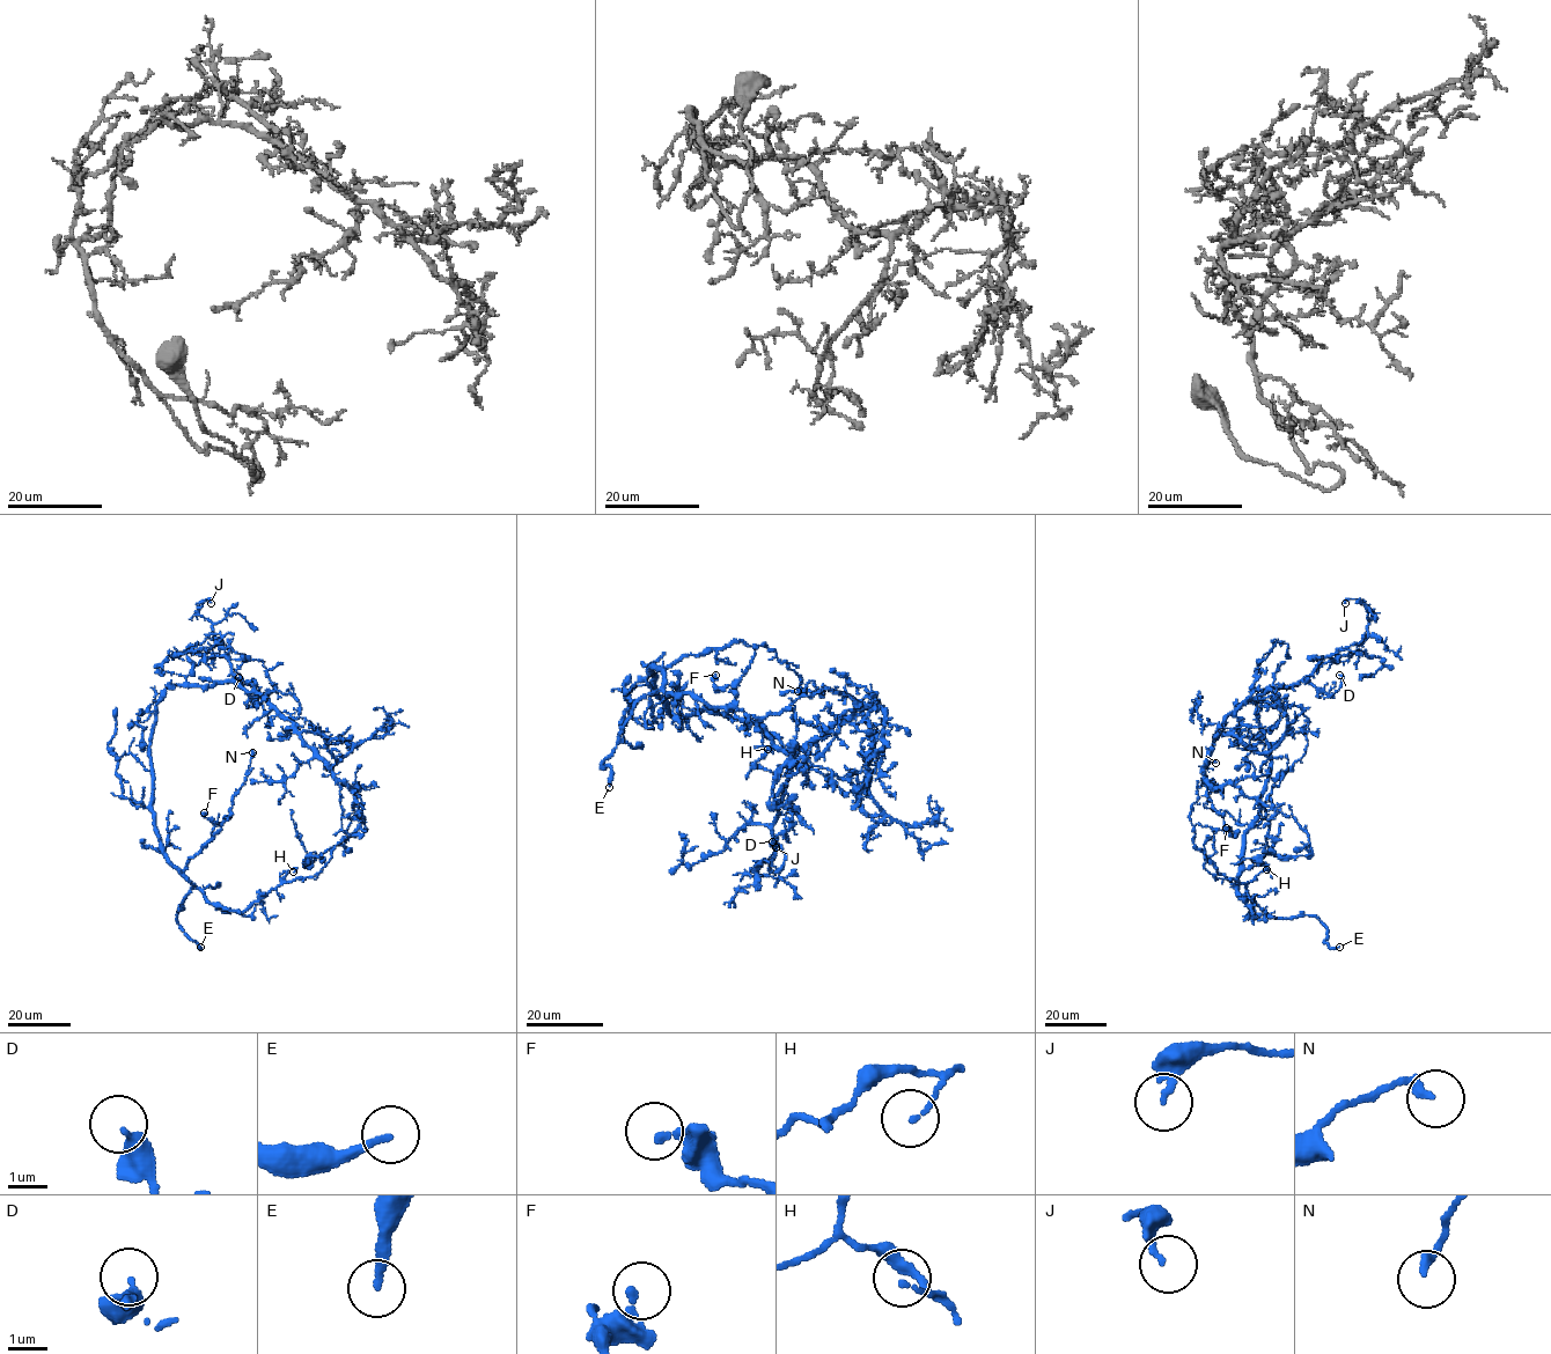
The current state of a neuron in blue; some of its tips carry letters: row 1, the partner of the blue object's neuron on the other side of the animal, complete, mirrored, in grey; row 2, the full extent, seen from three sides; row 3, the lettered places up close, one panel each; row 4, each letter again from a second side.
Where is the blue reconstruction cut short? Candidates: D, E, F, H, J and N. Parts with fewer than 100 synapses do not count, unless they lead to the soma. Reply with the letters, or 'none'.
E

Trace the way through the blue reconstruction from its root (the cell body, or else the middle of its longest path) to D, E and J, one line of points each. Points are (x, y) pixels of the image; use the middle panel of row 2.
D: (758, 726), (771, 743), (793, 760), (786, 788), (792, 815), (791, 826), (772, 841)
E: (758, 726), (707, 709), (667, 713), (649, 668), (663, 685), (637, 701), (602, 763), (609, 787)
J: (758, 726), (792, 758), (793, 769), (772, 829), (776, 852), (759, 862), (757, 876), (749, 876), (776, 847)

